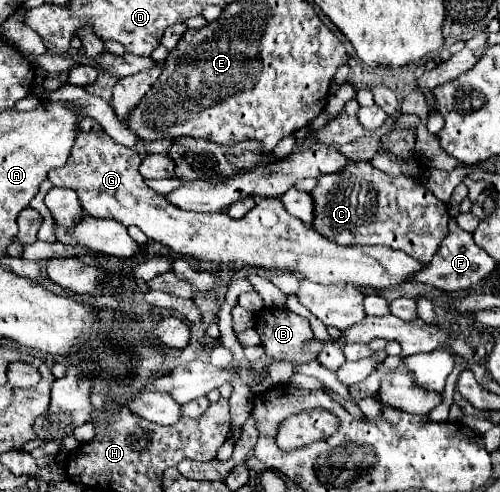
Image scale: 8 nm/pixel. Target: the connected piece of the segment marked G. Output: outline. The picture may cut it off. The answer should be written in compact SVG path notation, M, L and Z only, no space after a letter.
M104 131L84 133L82 141L76 141L68 163L48 173L48 179L56 187L68 187L78 193L82 207L88 215L98 219L114 219L126 227L140 227L148 239L170 247L174 253L214 263L214 265L250 265L260 269L300 273L304 279L318 281L320 285L354 285L370 287L374 291L386 291L412 283L416 273L426 269L430 263L414 261L414 257L394 251L384 245L338 245L326 237L320 237L312 227L304 225L296 217L286 213L280 197L262 197L256 207L244 217L232 219L230 215L218 213L190 213L166 201L166 195L146 187L144 177L138 173L142 157L136 149L128 149L112 141Z

